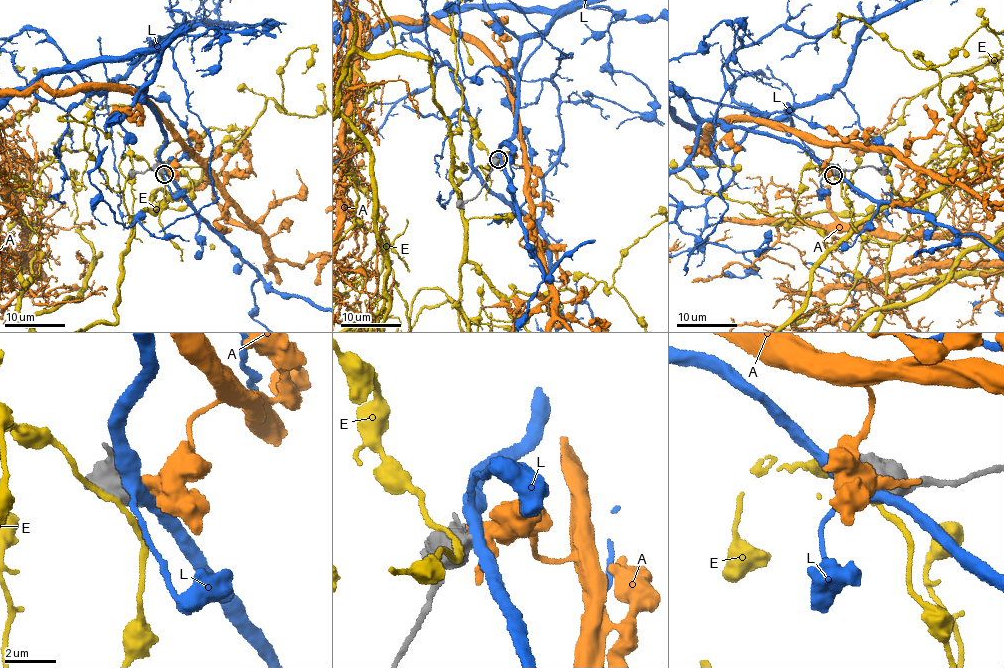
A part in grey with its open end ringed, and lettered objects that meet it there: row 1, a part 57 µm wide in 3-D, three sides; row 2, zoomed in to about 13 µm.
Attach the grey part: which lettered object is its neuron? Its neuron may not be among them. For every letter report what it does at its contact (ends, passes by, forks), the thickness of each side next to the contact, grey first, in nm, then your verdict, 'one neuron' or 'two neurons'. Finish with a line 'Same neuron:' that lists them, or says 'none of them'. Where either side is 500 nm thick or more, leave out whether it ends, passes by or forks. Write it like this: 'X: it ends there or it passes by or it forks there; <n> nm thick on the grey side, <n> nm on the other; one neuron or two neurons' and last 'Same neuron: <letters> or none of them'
A: 750 nm thick on the grey side, 500 nm on the other; two neurons
E: 500 nm thick on the grey side, 200 nm on the other; two neurons
L: 600 nm thick on the grey side, 440 nm on the other; two neurons
Same neuron: none of them

